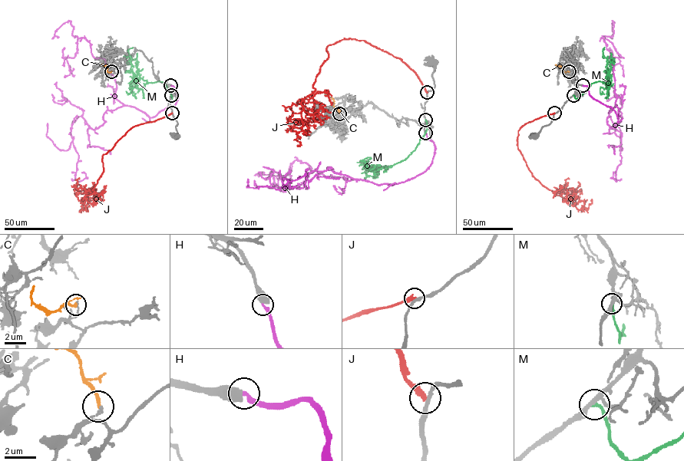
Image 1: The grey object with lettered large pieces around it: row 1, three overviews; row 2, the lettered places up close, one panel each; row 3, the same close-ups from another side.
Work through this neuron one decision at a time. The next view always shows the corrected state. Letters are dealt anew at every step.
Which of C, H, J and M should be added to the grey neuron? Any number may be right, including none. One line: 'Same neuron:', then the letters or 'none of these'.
Same neuron: H

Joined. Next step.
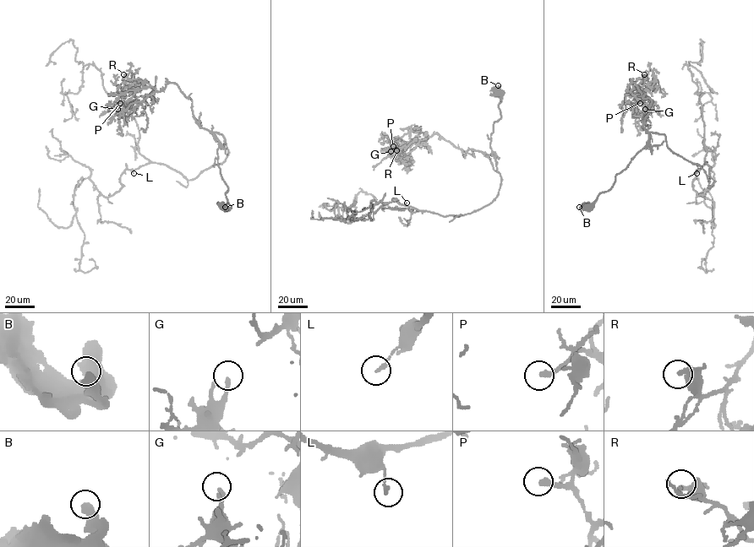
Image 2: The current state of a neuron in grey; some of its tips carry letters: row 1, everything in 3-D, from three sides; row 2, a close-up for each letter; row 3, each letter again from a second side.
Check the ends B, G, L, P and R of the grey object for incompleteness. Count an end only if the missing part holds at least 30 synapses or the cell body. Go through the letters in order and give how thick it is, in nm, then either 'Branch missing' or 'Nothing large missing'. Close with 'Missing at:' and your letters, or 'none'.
B: Thickness 360 nm. Nothing large missing
G: Thickness 190 nm. Nothing large missing
L: Thickness 180 nm. Nothing large missing
P: Thickness 300 nm. Branch missing
R: Thickness 260 nm. Nothing large missing
Missing at: P

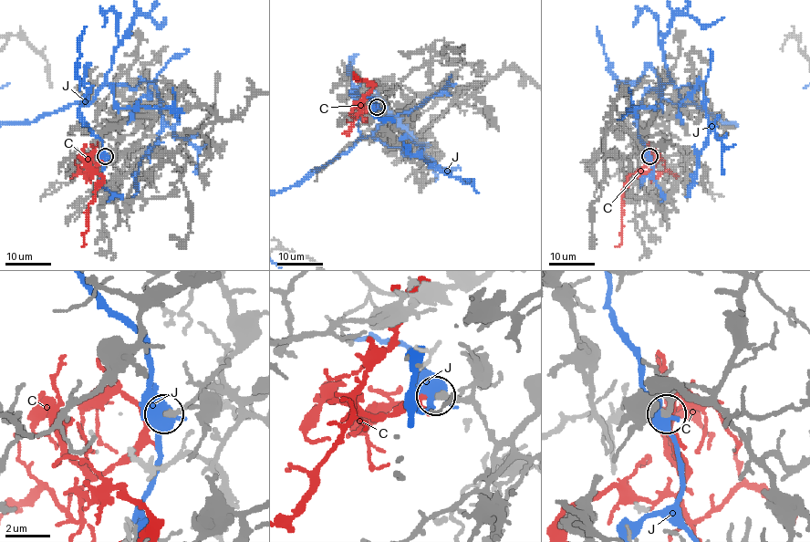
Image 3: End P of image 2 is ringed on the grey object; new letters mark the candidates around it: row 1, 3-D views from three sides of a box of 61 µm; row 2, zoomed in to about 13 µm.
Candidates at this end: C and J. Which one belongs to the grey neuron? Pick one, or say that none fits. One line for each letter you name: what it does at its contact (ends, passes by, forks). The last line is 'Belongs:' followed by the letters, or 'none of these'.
C: it passes by
Belongs: C

